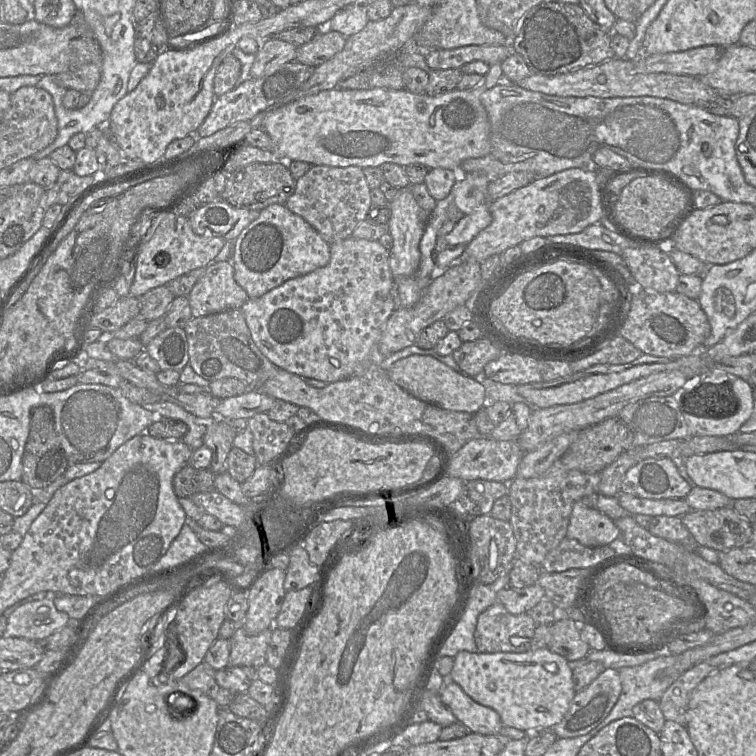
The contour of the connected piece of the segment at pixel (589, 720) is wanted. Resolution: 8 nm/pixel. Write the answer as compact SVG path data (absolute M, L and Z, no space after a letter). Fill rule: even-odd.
M605 668L604 671L586 688L577 692L564 718L551 730L558 738L574 738L585 735L594 729L611 712L622 690L617 669Z

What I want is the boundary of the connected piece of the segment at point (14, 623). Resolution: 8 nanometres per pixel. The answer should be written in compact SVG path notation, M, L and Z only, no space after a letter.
M51 598L35 600L9 615L5 635L38 641L68 625L69 620L68 614L58 611Z

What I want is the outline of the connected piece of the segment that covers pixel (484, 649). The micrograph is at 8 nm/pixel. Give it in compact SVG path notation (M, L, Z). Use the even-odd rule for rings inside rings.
M496 601L478 616L474 640L480 653L528 652L536 627L527 613L511 614Z

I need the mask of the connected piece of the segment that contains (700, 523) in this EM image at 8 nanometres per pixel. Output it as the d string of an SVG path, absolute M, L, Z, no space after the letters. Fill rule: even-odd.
M731 506L710 510L691 510L681 516L681 521L696 545L705 546L719 552L750 544L752 524L738 515Z

